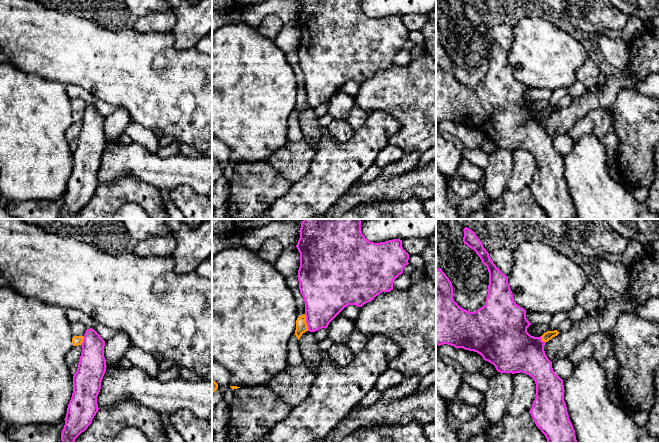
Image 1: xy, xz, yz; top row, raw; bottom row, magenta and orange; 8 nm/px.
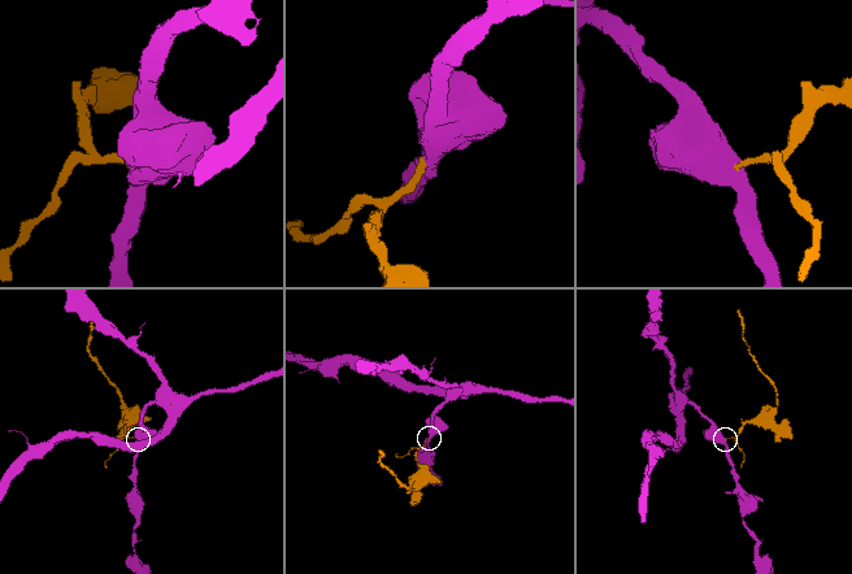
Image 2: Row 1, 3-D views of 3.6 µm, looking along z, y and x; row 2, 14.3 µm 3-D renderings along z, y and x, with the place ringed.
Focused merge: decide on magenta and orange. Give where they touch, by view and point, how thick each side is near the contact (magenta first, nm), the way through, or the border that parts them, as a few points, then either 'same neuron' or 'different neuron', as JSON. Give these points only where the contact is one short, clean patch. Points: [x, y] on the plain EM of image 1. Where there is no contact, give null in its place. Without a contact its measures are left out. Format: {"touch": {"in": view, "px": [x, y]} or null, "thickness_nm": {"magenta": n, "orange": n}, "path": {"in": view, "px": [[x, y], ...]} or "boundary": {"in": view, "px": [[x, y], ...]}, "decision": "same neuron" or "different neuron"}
{"touch": {"in": "xz", "px": [306, 98]}, "thickness_nm": {"magenta": 320, "orange": 100}, "boundary": {"in": "xz", "px": [[304, 90], [308, 106]]}, "decision": "different neuron"}

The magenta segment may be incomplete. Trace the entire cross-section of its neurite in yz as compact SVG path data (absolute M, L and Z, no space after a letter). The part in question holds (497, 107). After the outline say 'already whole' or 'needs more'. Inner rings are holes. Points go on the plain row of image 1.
M464 4L463 18L473 25L480 33L482 39L489 48L488 70L485 81L475 88L469 88L461 84L453 75L453 62L449 54L441 44L436 46L436 120L438 122L448 120L455 124L474 127L480 130L485 137L490 138L500 149L525 149L533 154L536 160L536 174L533 177L531 190L536 202L545 211L548 219L577 219L575 206L569 195L567 183L564 177L563 156L555 150L552 138L548 135L544 127L544 118L541 113L531 112L527 104L531 99L526 94L526 86L516 80L512 67L508 60L508 52L500 47L491 36L489 29L483 23L482 18L476 10L469 4Z; already whole

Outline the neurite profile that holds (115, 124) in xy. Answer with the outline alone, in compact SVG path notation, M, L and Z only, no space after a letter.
M119 106L112 114L105 117L104 133L106 138L111 140L120 138L131 121L132 119L128 110Z

